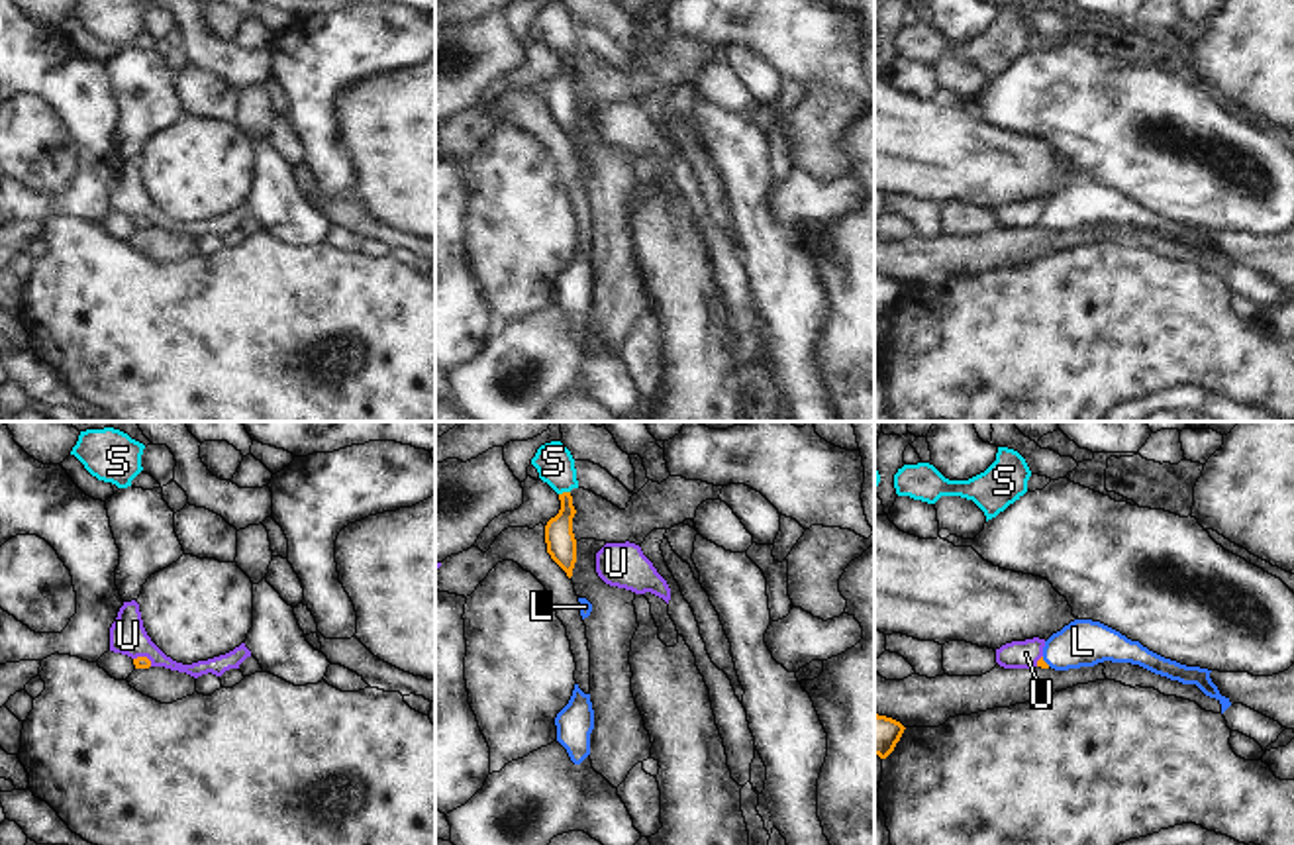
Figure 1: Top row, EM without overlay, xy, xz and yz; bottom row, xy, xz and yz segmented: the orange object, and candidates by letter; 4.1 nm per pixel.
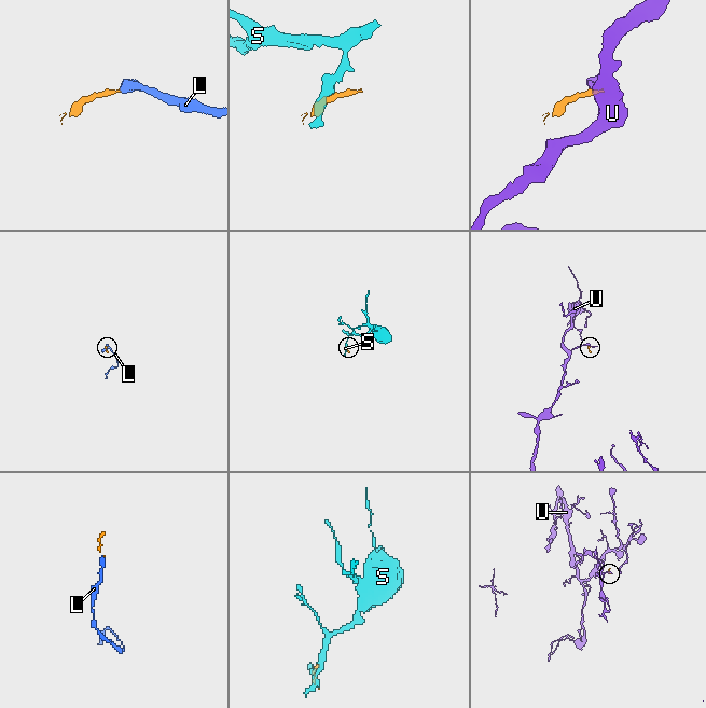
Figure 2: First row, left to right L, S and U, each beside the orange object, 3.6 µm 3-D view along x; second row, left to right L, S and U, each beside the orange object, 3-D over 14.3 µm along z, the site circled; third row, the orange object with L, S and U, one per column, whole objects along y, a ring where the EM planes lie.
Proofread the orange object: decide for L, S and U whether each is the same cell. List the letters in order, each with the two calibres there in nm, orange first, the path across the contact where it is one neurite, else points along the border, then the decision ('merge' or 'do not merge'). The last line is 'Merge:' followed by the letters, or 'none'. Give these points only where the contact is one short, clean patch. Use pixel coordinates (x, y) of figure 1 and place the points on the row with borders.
L: 40 nm thick on the orange side, 190 nm on the other; runs through yz (1042, 663), (1044, 661), (1083, 642); merge
S: 120 nm thick on the orange side, 160 nm on the other; border along xz (569, 491), (559, 495); do not merge
U: 50 nm thick on the orange side, 150 nm on the other; border along xy (134, 657), (146, 657), (151, 665); do not merge
Merge: L

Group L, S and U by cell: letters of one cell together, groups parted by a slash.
L / S / U

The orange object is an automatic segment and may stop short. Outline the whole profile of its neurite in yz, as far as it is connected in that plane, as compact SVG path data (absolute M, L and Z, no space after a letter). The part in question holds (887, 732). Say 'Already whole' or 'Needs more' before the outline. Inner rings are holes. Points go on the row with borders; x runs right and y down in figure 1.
Already whole. M874 716L874 755L886 759L904 733L904 725L886 716Z

